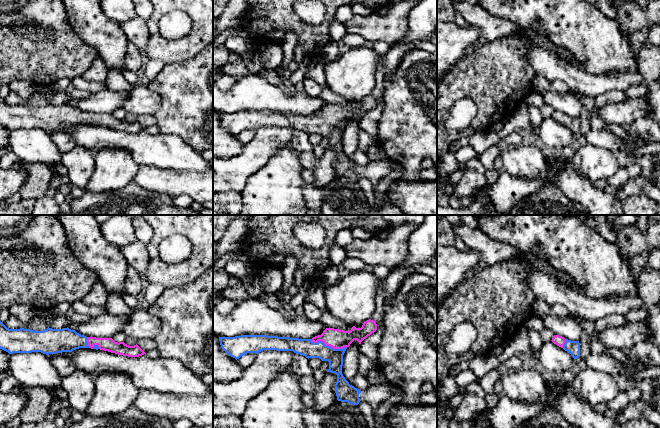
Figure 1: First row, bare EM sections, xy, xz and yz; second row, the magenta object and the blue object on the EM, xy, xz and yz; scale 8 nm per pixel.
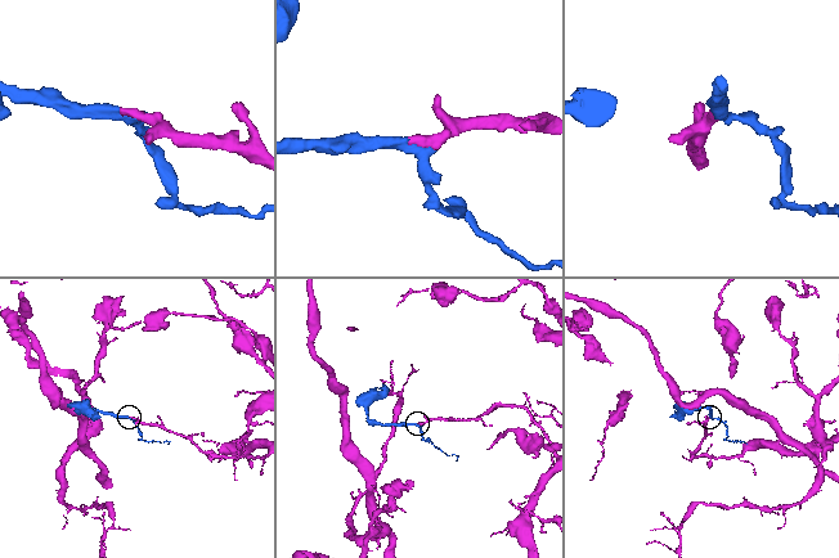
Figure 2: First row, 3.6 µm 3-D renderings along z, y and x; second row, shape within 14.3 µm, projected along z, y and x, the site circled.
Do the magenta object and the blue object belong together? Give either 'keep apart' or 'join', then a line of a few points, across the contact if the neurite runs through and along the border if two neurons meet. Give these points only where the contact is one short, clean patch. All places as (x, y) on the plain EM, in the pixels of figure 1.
join; line xz (335, 114), (328, 121), (305, 123)

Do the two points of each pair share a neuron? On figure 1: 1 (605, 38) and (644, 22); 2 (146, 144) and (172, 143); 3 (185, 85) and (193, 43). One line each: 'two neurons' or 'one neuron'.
1: two neurons
2: one neuron
3: two neurons

